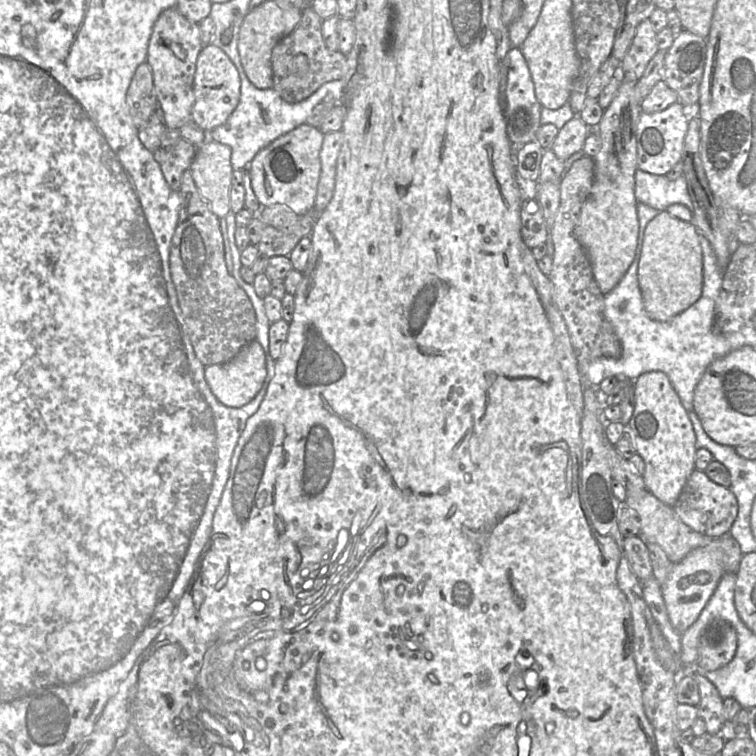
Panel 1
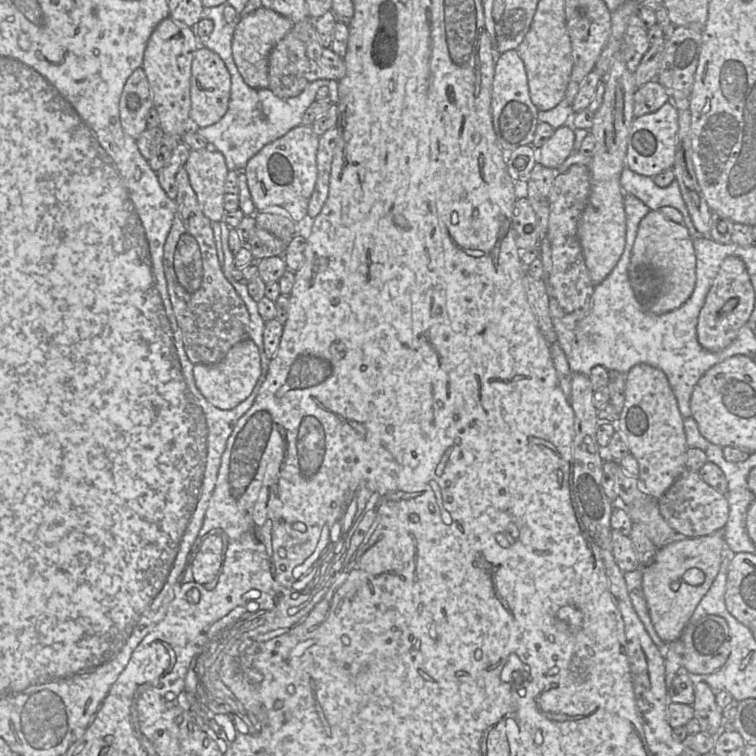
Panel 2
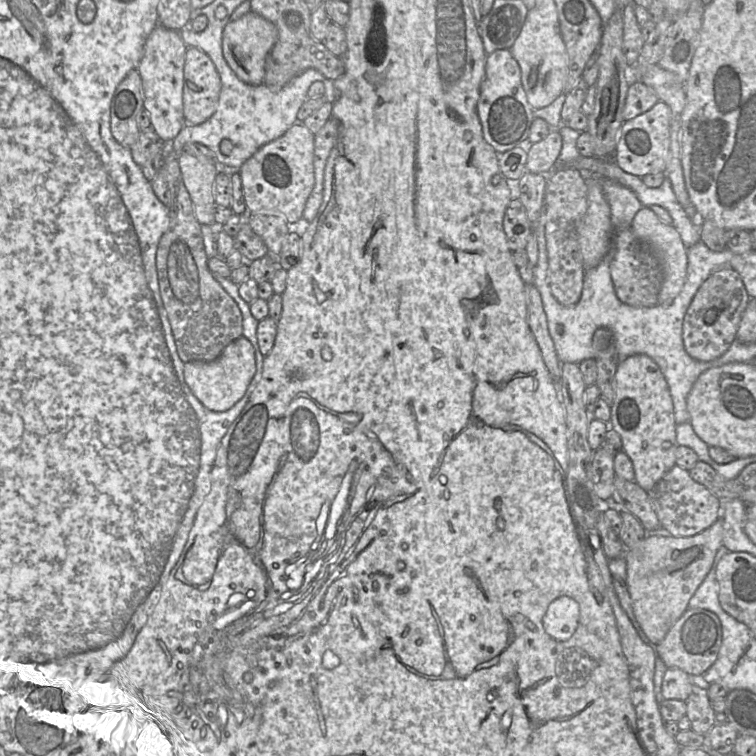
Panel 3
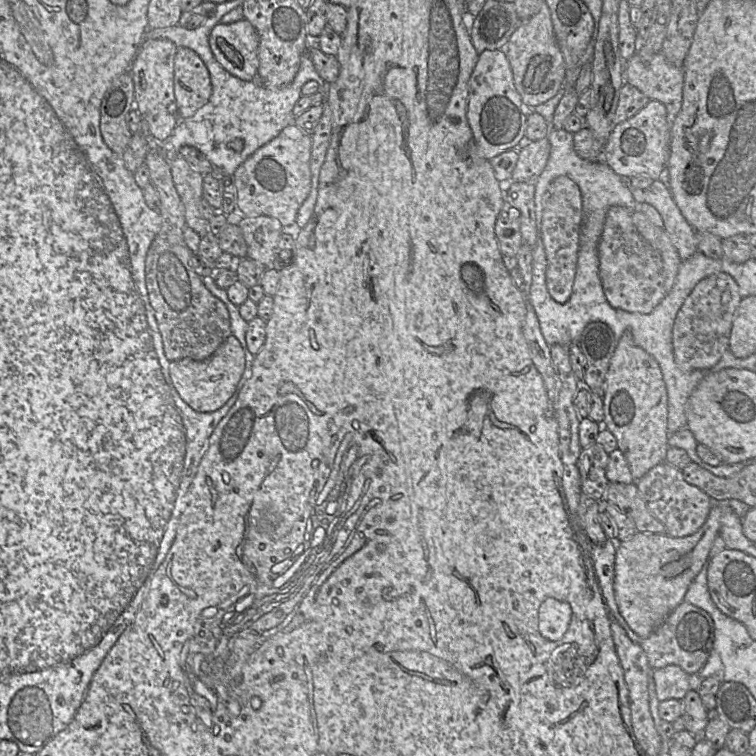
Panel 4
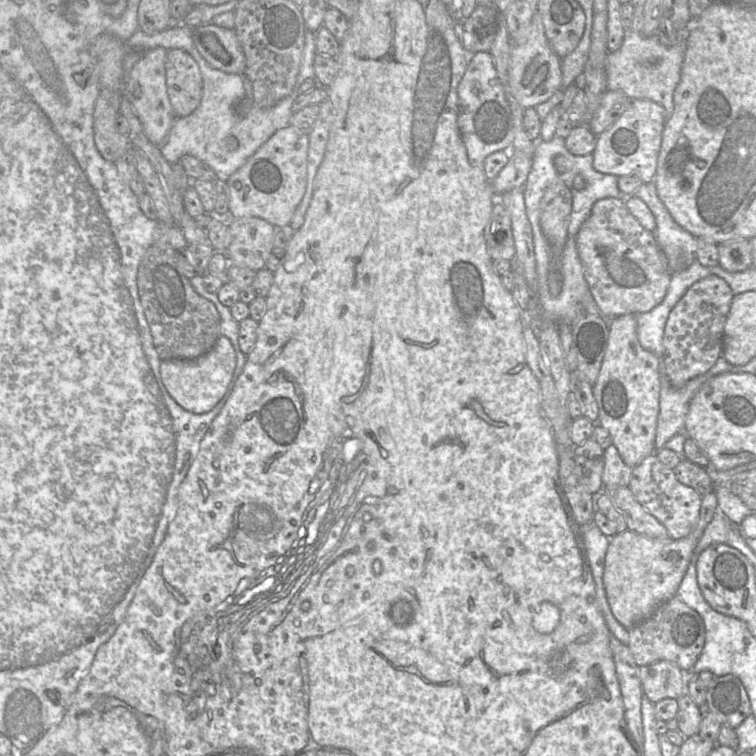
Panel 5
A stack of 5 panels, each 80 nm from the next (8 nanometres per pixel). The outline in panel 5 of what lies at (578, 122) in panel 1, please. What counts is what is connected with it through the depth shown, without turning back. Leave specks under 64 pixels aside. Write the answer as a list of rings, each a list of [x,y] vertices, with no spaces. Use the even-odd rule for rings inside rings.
[[[514,149],[512,152],[509,162],[491,181],[496,195],[522,187],[532,168],[534,155]]]

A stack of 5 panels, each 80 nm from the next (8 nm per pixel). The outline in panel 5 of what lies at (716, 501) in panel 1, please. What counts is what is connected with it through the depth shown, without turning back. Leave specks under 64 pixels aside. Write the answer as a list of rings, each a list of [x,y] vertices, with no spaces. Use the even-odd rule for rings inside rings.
[[[656,454],[647,456],[632,468],[628,487],[643,508],[666,528],[671,539],[679,540],[688,536],[697,525],[702,495],[682,484],[673,469],[663,464]]]

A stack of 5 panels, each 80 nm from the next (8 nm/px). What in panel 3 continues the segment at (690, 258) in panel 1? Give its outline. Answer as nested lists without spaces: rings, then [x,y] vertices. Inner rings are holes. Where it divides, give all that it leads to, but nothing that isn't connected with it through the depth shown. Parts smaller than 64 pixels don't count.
[[[642,207],[635,215],[632,230],[636,237],[647,243],[658,255],[662,265],[662,287],[658,295],[657,305],[669,305],[681,292],[686,278],[688,265],[688,249],[683,244],[680,234],[673,225],[664,224],[649,208]]]

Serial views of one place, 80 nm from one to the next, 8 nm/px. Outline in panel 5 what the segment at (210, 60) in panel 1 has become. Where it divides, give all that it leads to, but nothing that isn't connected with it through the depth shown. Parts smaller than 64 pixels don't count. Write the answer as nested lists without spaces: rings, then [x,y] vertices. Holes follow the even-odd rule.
[[[182,49],[168,50],[165,60],[168,96],[177,117],[192,114],[203,96],[203,77],[194,58]]]

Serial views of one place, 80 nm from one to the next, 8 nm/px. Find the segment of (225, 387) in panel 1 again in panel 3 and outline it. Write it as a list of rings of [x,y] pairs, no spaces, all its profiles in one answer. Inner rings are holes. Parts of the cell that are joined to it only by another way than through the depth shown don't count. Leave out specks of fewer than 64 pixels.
[[[243,336],[231,342],[213,362],[193,361],[184,365],[184,381],[189,390],[204,407],[214,412],[232,408],[245,395],[255,373],[255,351]]]

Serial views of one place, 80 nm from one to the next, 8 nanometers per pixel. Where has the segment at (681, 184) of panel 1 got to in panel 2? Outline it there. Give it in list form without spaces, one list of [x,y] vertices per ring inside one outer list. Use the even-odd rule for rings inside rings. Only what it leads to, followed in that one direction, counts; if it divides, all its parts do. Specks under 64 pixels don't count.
[[[625,167],[621,173],[620,184],[626,194],[632,194],[640,199],[651,210],[671,206],[683,215],[683,225],[688,229],[692,238],[697,237],[687,206],[682,198],[679,183],[674,180],[666,187],[659,187],[652,177],[640,175]]]

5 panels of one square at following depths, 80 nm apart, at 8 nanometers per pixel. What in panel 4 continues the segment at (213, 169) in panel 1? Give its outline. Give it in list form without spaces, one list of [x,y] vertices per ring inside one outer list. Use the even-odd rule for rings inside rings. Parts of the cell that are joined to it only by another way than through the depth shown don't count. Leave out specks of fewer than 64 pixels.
[[[181,156],[170,163],[173,182],[185,208],[186,226],[202,238],[211,233],[209,222],[201,213],[204,175],[195,171]]]

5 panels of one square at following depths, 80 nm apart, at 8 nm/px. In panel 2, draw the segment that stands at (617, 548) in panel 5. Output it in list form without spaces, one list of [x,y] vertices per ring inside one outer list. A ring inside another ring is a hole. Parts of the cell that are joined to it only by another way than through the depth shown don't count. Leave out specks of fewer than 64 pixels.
[[[722,533],[698,538],[679,538],[659,548],[654,561],[649,566],[641,568],[642,591],[648,613],[657,635],[664,643],[679,639],[700,600],[719,573],[726,554],[727,547]],[[691,568],[697,568],[704,573],[705,579],[701,584],[690,585],[683,581],[683,574]]]

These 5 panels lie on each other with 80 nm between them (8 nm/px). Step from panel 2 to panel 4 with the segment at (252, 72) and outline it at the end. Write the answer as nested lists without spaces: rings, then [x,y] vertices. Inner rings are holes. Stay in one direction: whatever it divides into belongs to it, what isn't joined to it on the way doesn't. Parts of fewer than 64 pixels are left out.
[[[246,19],[218,24],[209,37],[210,48],[221,66],[239,79],[255,82],[259,67],[259,36]]]

